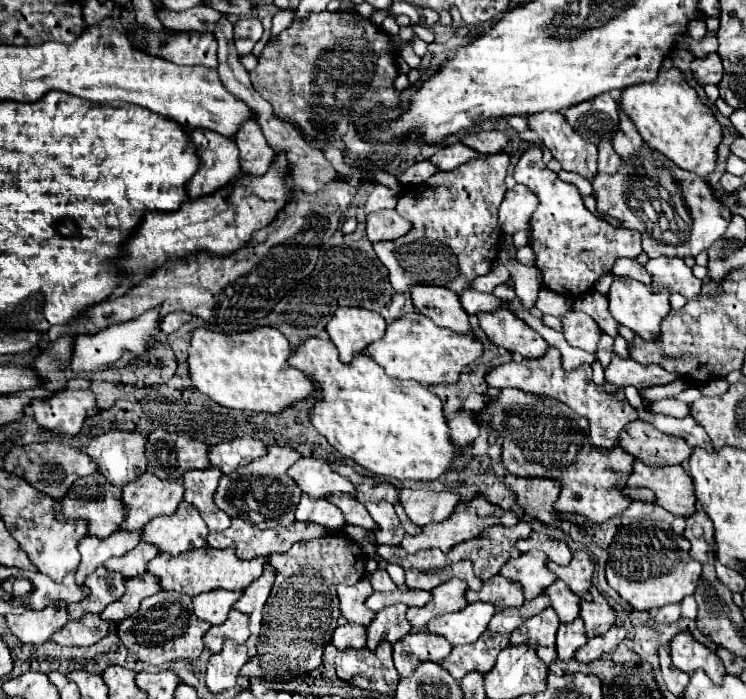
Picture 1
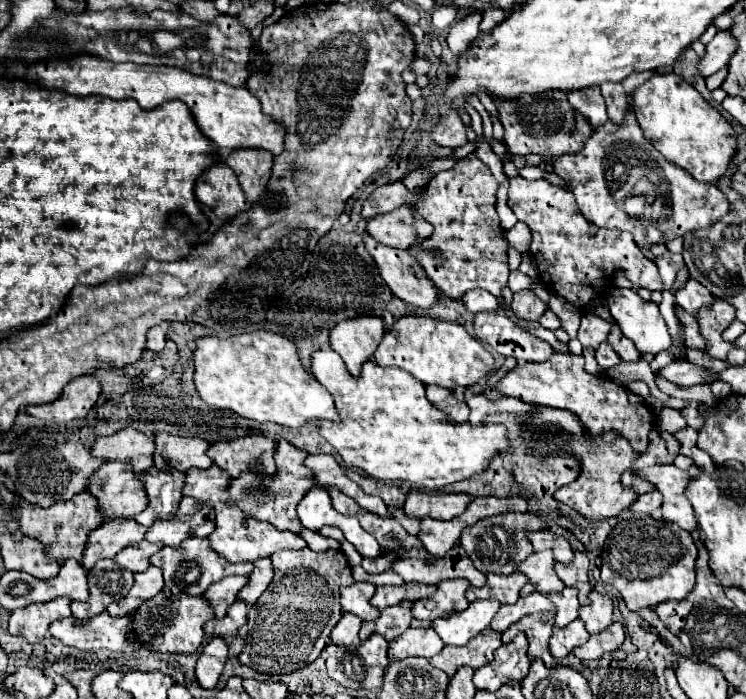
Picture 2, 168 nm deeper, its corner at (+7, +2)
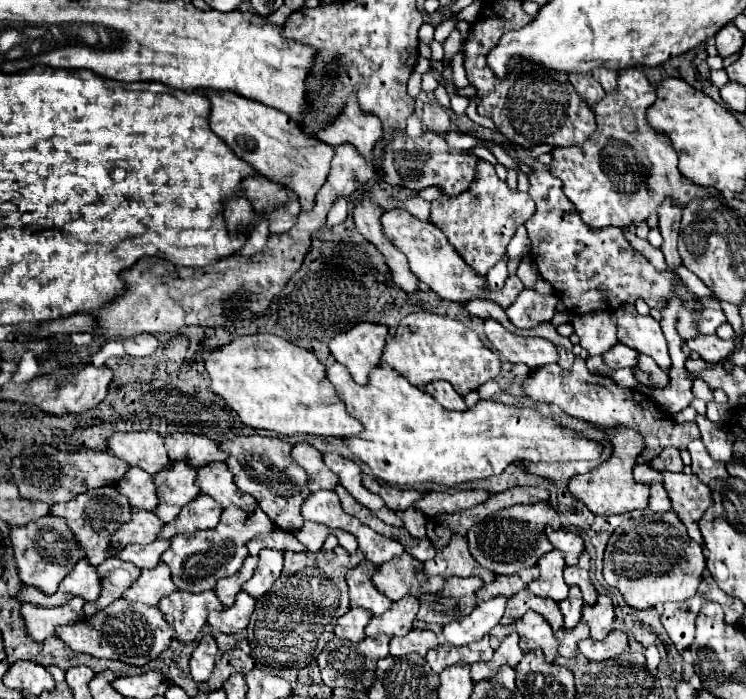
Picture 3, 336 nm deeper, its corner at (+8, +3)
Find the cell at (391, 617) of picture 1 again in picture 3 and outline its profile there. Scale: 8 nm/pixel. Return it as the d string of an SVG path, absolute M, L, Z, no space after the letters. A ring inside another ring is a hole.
M406 596L392 604L388 612L382 616L372 616L370 624L366 626L366 636L388 634L388 636L406 636L412 630L418 612L418 598Z

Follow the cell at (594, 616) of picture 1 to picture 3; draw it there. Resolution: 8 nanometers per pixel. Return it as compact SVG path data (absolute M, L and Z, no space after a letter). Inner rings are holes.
M598 596L598 602L594 606L582 608L582 620L590 626L590 636L594 640L604 640L612 630L614 620L612 600L608 596Z

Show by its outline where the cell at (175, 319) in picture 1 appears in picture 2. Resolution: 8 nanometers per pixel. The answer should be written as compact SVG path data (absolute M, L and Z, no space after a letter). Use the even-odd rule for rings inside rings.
M161 323L161 325L157 325L157 327L151 327L151 329L147 331L145 349L149 349L149 351L161 351L161 349L165 347L167 329L169 329L169 323Z

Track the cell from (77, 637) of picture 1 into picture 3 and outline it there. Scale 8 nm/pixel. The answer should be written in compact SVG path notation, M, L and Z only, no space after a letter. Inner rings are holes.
M116 600L106 610L98 612L92 618L92 622L84 620L76 624L58 626L56 636L76 652L84 652L96 658L114 658L132 666L144 666L170 646L174 632L170 632L170 626L162 620L162 612L156 606L130 604L126 600Z

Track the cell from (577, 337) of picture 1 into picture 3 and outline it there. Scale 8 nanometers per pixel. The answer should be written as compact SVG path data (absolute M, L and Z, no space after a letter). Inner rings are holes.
M598 310L598 312L588 312L582 316L574 316L572 322L580 346L588 350L590 356L600 356L604 354L610 346L618 344L616 338L616 316L610 310Z

